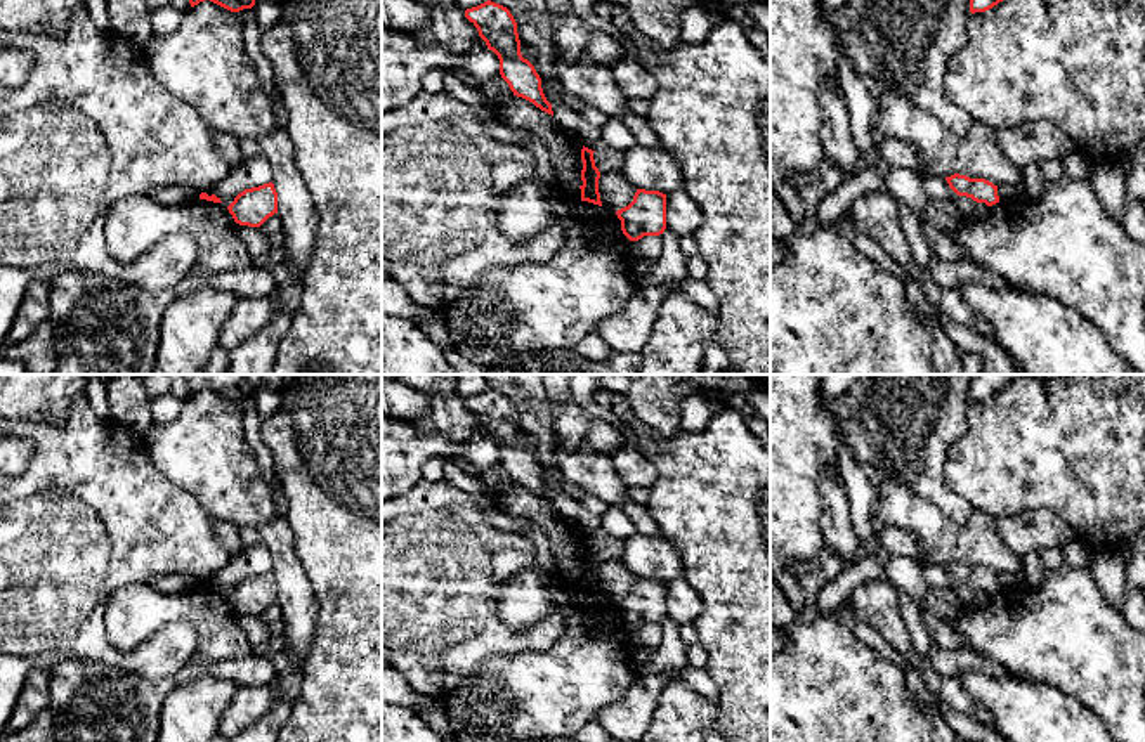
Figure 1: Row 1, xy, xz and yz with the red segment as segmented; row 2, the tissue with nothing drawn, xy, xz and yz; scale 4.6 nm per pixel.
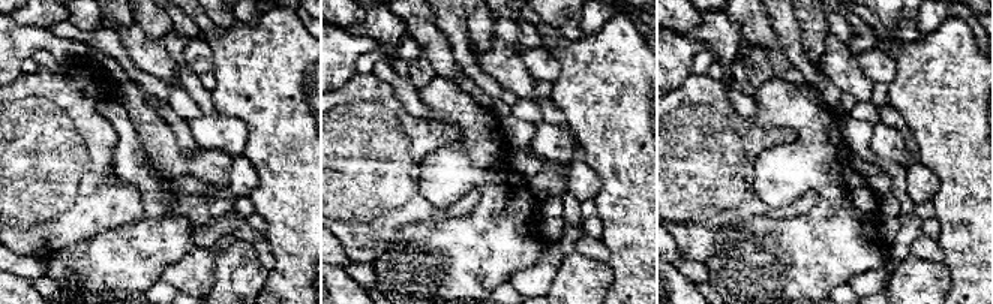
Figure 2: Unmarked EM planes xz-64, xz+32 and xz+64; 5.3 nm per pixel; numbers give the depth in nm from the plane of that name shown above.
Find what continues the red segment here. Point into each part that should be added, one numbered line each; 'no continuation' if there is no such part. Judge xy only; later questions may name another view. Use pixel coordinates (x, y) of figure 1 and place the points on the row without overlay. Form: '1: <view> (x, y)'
no continuation

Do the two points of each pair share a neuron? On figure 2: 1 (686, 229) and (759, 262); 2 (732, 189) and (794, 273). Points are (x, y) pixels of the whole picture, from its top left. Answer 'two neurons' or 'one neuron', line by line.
1: two neurons
2: two neurons

